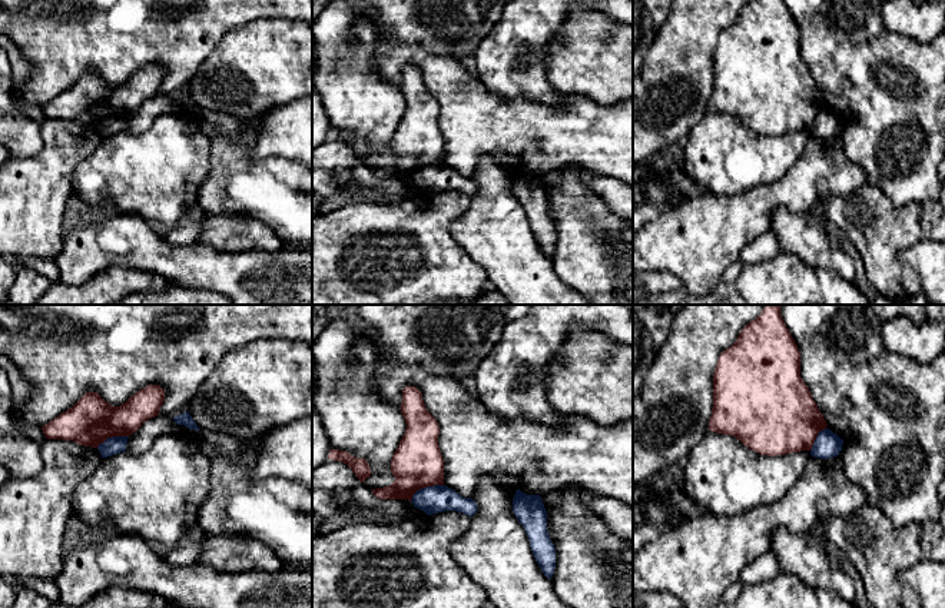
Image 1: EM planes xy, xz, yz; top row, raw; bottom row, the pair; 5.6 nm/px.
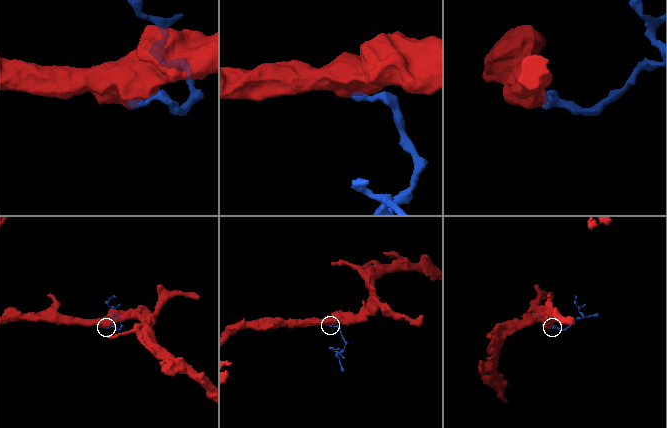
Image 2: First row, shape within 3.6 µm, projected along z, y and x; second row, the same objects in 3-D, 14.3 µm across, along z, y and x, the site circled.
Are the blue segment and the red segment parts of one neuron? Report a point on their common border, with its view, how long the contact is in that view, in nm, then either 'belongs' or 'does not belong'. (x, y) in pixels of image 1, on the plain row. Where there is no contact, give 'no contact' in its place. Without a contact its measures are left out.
xz (427, 166) | 220 nm | does not belong

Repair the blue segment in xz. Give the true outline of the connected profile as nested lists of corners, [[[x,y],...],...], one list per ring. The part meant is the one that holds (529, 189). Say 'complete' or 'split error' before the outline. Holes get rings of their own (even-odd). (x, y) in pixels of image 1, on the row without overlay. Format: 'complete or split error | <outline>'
complete | [[[517,169],[513,177],[513,192],[525,209],[538,246],[551,259],[556,247],[556,227],[548,216],[547,190],[541,176],[527,175]]]

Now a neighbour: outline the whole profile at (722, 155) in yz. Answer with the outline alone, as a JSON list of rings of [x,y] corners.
[[[707,110],[683,147],[689,177],[714,195],[739,195],[779,180],[800,157],[810,130],[760,134],[730,114]]]

